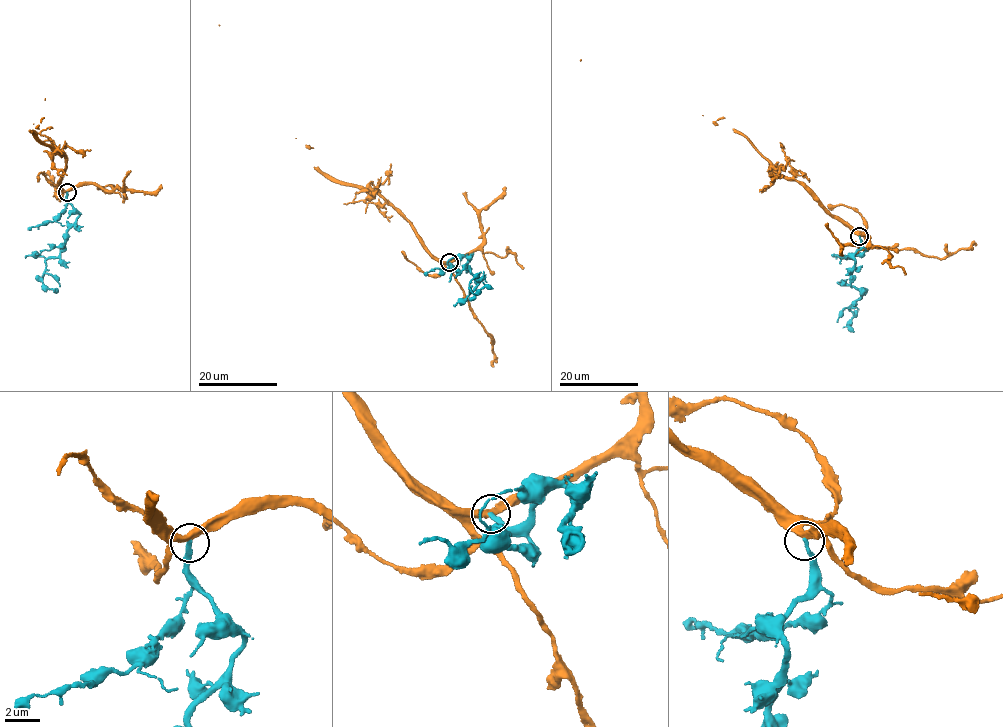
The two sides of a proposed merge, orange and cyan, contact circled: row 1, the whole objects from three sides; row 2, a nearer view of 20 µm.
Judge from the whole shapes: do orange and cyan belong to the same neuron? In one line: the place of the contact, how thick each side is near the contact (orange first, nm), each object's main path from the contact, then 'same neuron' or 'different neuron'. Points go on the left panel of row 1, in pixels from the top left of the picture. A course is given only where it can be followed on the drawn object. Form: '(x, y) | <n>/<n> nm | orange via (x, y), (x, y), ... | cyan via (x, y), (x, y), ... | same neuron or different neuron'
(67, 192) | 360/240 nm | orange via (67, 191), (59, 183), (66, 164), (64, 156), (43, 145), (29, 130), (37, 128), (33, 123), (45, 99) | cyan via (67, 192), (78, 217), (67, 232), (61, 252), (46, 260), (43, 277), (44, 285), (58, 291) | different neuron

